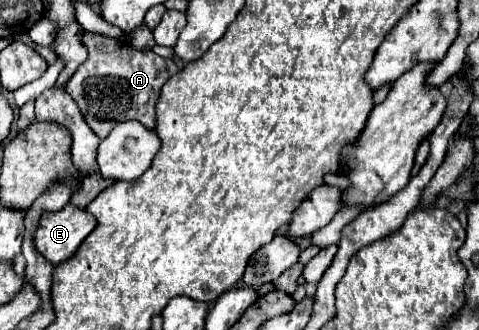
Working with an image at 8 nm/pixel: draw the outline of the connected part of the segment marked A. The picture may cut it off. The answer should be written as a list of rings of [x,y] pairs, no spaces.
[[[85,31],[81,39],[87,47],[87,61],[77,67],[73,79],[65,85],[65,91],[77,101],[87,125],[99,139],[105,139],[109,131],[125,121],[135,119],[145,127],[155,129],[155,105],[161,97],[161,87],[169,77],[179,73],[179,67],[171,59],[163,59],[153,51],[137,51],[129,43]]]

